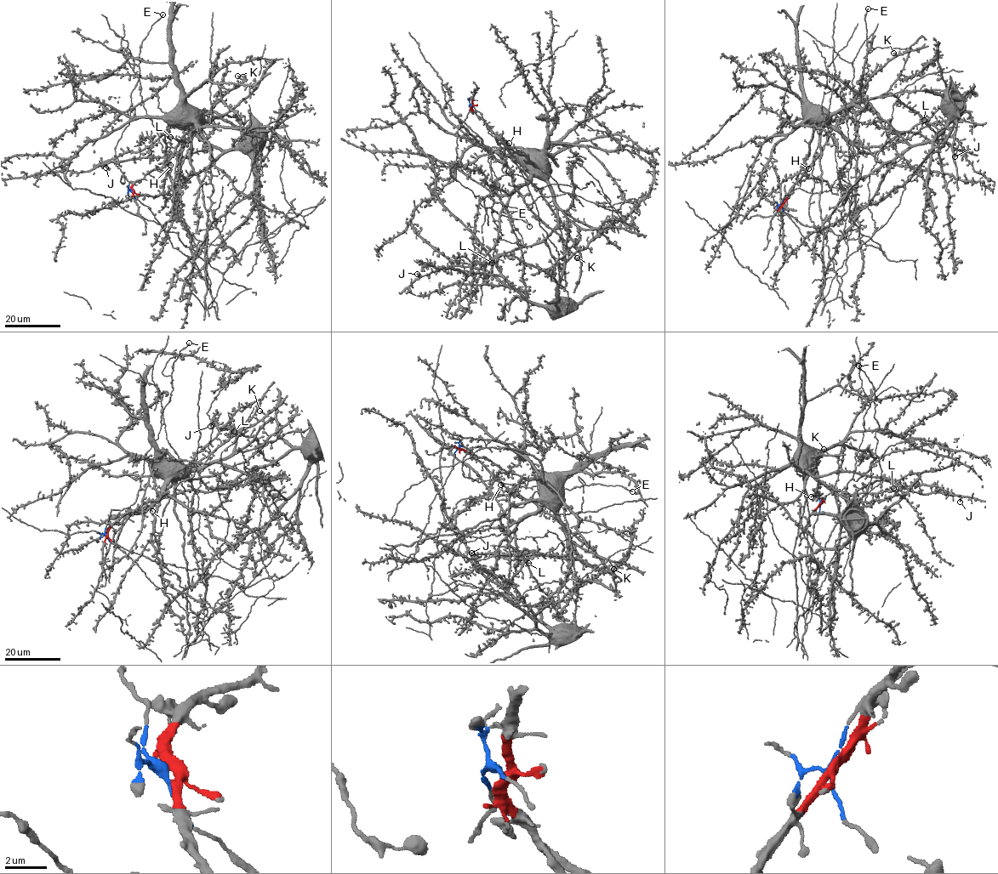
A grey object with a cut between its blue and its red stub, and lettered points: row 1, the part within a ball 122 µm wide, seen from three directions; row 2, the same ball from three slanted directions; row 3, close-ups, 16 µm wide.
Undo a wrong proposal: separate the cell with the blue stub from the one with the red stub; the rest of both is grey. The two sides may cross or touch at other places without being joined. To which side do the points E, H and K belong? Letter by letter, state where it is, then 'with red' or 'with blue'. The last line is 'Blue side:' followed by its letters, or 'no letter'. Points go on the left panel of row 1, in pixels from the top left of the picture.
E: place (162, 14); with blue
H: place (170, 165); with red
K: place (237, 76); with red
Blue side: E

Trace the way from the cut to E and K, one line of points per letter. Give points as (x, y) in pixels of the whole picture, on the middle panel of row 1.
E: (471, 104), (458, 129), (457, 156), (449, 174), (474, 195), (479, 196), (483, 207), (521, 219), (530, 226)
K: (471, 104), (473, 110), (504, 144), (514, 161), (539, 192), (579, 252), (580, 259), (577, 257)

